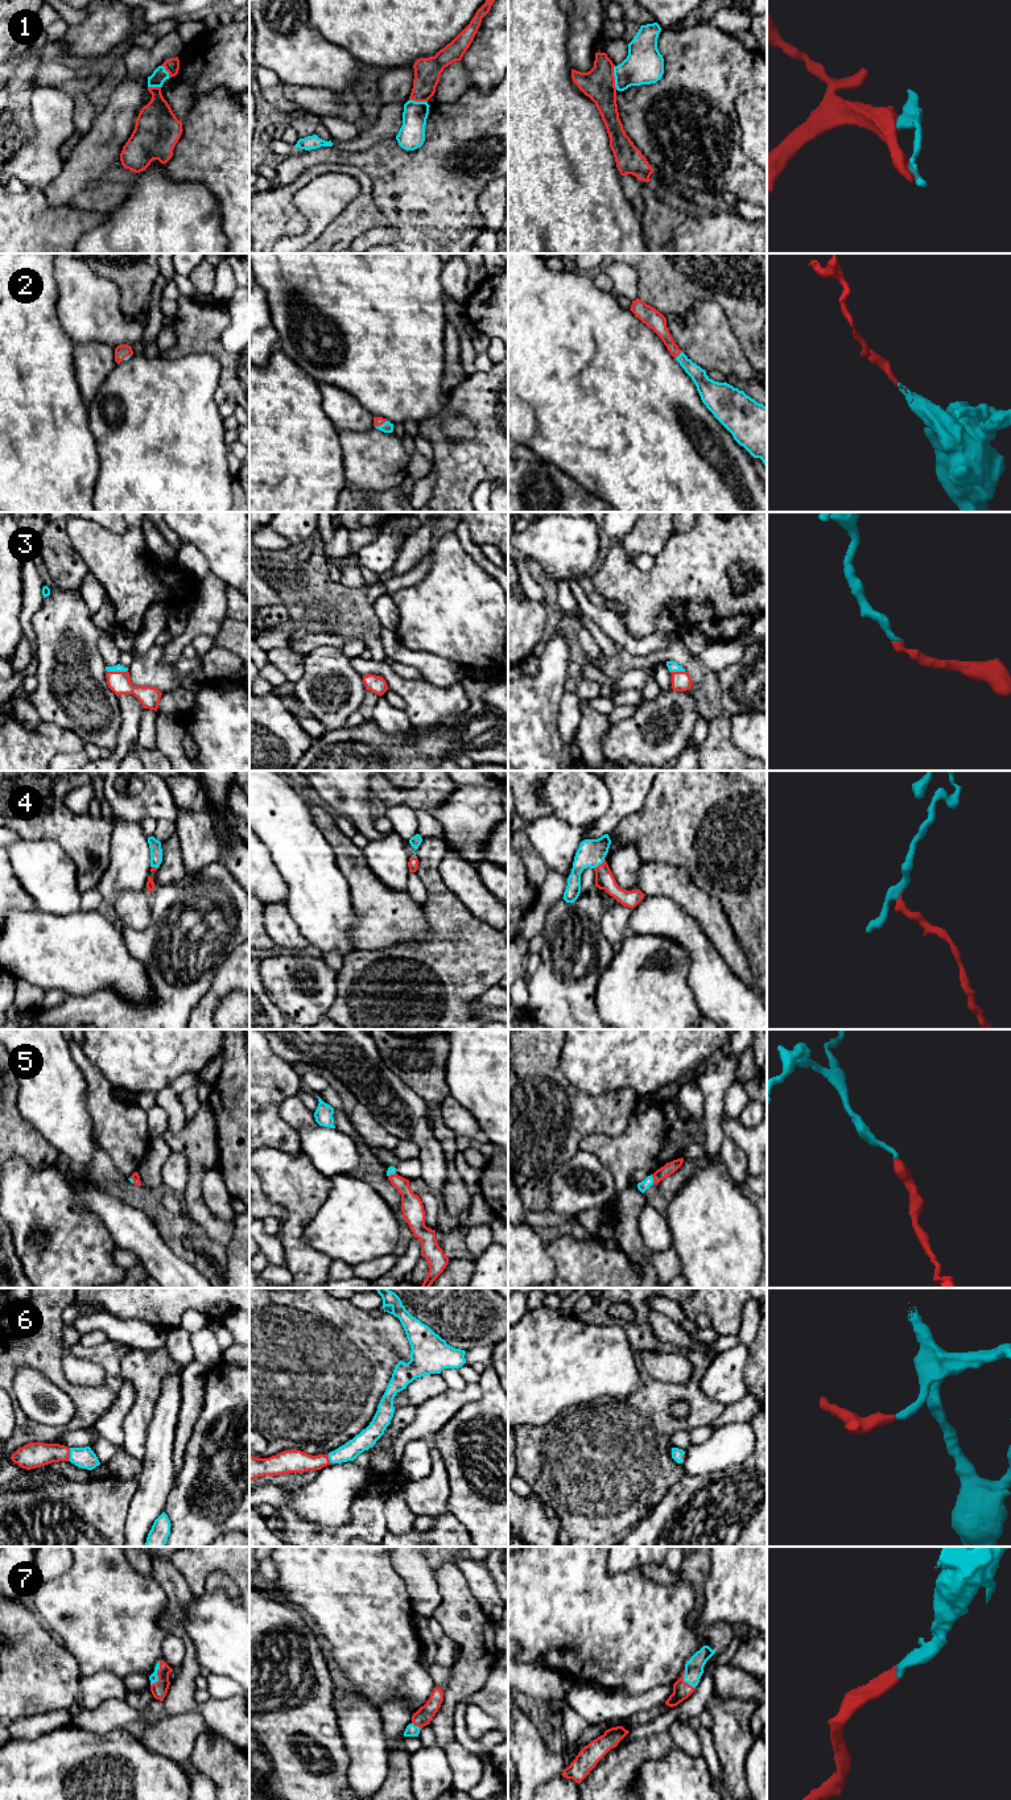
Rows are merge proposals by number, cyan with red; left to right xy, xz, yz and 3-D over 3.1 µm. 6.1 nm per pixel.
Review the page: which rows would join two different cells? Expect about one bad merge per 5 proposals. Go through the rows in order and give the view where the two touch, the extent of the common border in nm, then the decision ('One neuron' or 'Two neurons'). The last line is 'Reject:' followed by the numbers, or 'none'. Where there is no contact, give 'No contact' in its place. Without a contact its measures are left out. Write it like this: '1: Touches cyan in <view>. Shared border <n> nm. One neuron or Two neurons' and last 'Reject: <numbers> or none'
1: Touches cyan in yz. Shared border 140 nm. Two neurons
2: Touches cyan in yz. Shared border 60 nm. One neuron
3: Touches cyan in xy. Shared border 130 nm. One neuron
4: Touches cyan in yz. Shared border 90 nm. One neuron
5: Touches cyan in yz. Shared border 60 nm. One neuron
6: Touches cyan in xy. Shared border 80 nm. One neuron
7: Touches cyan in xy. Shared border 160 nm. One neuron
Reject: 1

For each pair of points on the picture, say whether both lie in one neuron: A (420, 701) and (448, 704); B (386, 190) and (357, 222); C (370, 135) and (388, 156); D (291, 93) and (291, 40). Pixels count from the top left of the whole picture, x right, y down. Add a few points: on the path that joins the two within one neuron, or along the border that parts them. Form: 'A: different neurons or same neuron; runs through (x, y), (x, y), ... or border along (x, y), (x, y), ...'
A: same neuron; runs through (426, 702), (441, 702)
B: different neurons; border along (363, 173), (371, 182), (372, 202), (386, 224)
C: different neurons; border along (395, 135), (386, 136), (362, 149), (346, 151)
D: different neurons; border along (283, 82), (321, 89)

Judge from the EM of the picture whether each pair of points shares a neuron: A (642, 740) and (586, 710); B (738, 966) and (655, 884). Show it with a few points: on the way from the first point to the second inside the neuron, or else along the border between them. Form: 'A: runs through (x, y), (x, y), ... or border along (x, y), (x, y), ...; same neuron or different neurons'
A: border along (611, 726), (601, 739), (603, 756); different neurons
B: runs through (723, 941), (716, 925), (680, 890); same neuron

